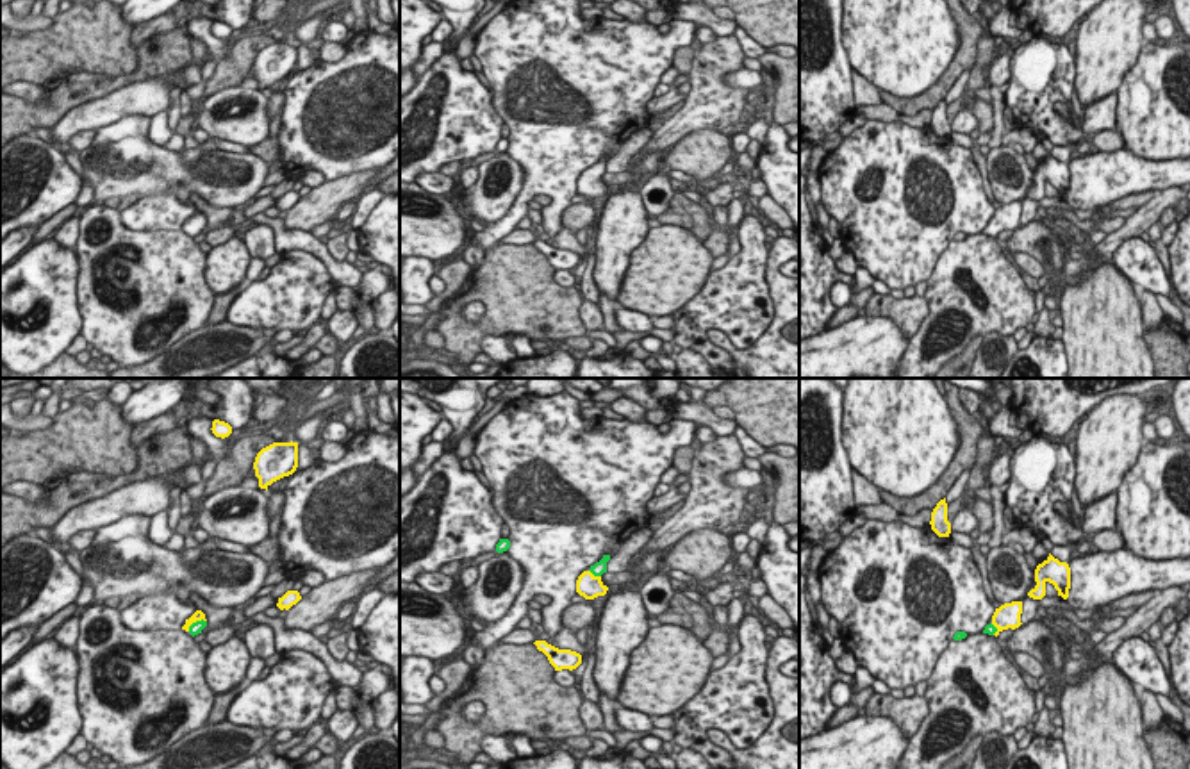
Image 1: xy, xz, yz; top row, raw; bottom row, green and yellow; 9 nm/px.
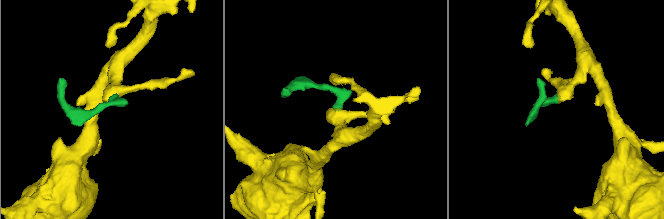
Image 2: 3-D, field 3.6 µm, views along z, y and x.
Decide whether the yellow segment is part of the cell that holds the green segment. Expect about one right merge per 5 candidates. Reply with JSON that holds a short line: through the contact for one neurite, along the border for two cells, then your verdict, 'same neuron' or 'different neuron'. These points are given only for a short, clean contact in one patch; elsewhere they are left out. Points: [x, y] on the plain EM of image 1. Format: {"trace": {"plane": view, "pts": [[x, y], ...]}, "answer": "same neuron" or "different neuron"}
{"trace": {"plane": "xy", "pts": [[195, 229], [197, 222], [198, 214]]}, "answer": "same neuron"}

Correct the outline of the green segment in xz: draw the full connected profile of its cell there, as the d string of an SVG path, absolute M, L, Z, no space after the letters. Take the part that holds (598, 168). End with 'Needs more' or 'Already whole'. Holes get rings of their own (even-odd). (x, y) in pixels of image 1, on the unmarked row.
M603 155L599 162L591 166L589 171L583 171L576 180L576 193L585 200L594 200L605 196L608 187L601 182L601 175L607 173L607 162L610 155Z. Needs more.

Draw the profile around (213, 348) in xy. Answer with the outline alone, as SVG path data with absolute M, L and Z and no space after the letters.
M225 319L189 332L150 362L118 368L111 378L211 378L275 343L277 328L239 327Z

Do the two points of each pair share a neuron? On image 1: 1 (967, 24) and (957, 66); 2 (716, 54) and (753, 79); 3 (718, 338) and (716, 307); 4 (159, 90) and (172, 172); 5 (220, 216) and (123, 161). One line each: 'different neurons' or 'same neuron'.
1: same neuron
2: different neurons
3: different neurons
4: different neurons
5: different neurons

